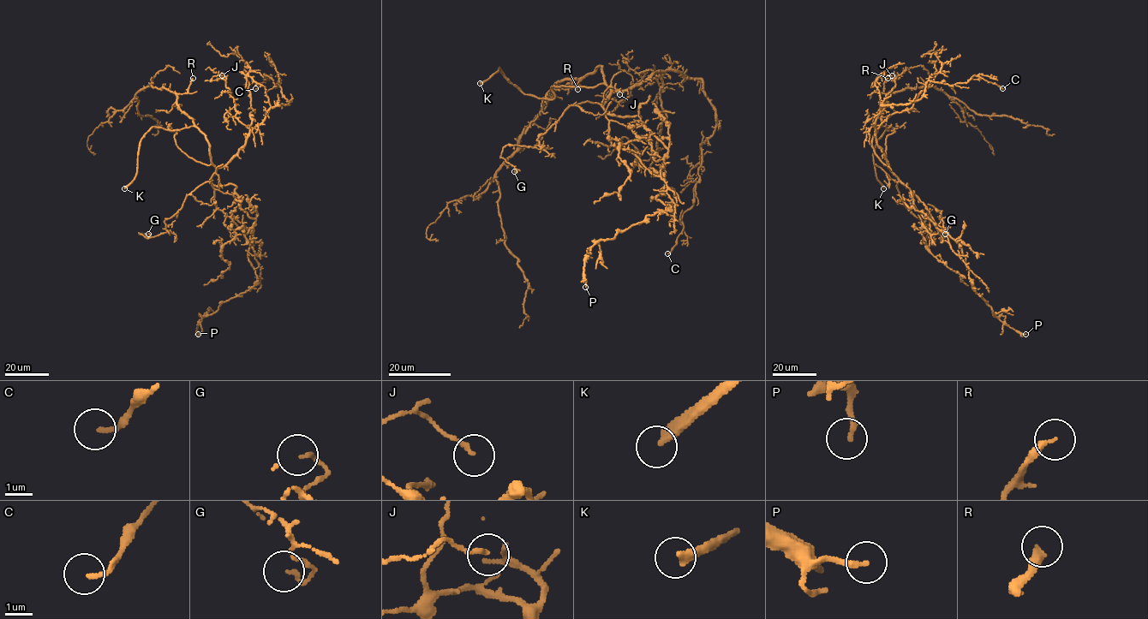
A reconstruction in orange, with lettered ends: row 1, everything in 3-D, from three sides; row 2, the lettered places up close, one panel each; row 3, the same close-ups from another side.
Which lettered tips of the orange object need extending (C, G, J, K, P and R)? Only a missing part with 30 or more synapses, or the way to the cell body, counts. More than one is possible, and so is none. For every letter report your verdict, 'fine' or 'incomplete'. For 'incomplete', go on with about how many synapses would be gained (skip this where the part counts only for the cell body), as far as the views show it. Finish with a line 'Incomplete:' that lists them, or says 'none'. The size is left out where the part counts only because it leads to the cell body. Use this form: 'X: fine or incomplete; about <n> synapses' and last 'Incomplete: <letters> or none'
C: fine
G: fine
J: fine
K: incomplete
P: fine
R: fine
Incomplete: K

